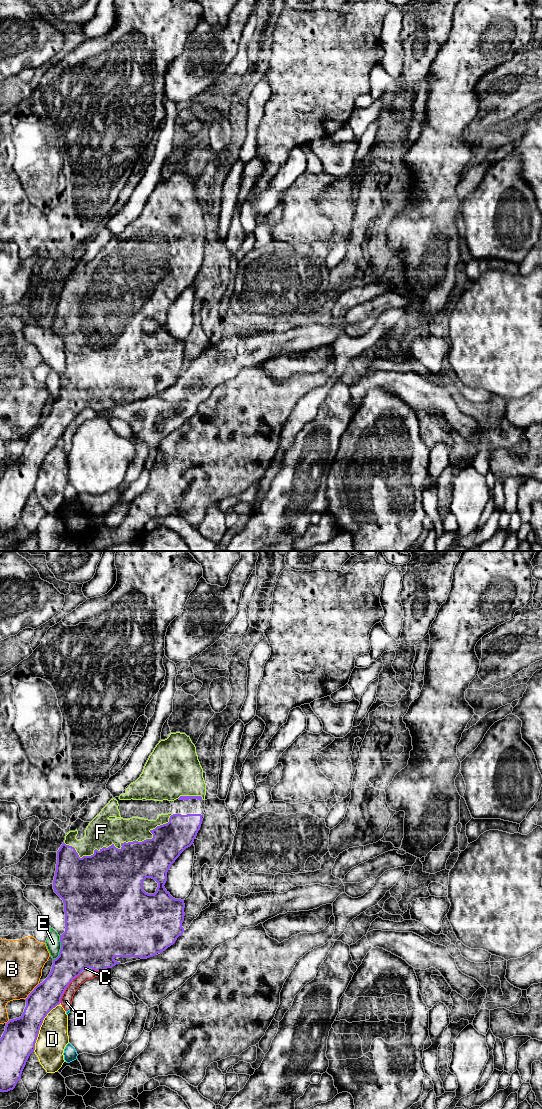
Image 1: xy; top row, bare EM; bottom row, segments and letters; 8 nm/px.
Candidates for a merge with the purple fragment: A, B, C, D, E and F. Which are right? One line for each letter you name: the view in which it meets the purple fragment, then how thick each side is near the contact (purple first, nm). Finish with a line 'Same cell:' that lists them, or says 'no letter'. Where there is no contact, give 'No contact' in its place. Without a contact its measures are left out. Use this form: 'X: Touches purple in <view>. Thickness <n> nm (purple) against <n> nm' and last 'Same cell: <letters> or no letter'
F: Touches purple in xy. Thickness 440 nm (purple) against 240 nm
Same cell: F

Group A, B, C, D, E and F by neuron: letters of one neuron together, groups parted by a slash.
A C / B / D / E / F

